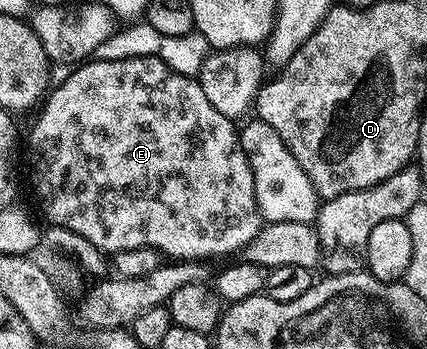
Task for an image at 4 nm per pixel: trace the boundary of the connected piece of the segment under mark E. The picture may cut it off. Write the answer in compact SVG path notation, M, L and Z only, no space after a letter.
M156 56L145 57L129 57L121 61L99 61L91 58L86 62L80 63L78 66L71 68L71 73L63 82L54 85L50 89L49 95L42 101L41 107L38 109L37 115L39 117L35 120L35 125L31 128L31 184L35 187L35 196L39 199L39 204L43 207L43 212L47 215L47 224L55 225L57 227L64 227L65 230L73 231L85 238L86 241L91 242L93 246L97 247L104 254L114 254L121 250L133 250L141 246L149 246L156 248L163 253L164 257L170 258L172 261L178 262L180 260L198 260L200 262L208 261L209 256L231 256L242 253L243 247L257 238L259 229L263 227L265 221L259 215L259 207L255 198L255 187L253 186L253 172L247 161L245 150L239 141L240 129L237 127L236 121L230 116L221 114L221 110L216 110L213 105L209 103L209 98L205 98L205 90L201 90L198 79L183 76L181 73L175 73L173 69L166 65L166 62Z

